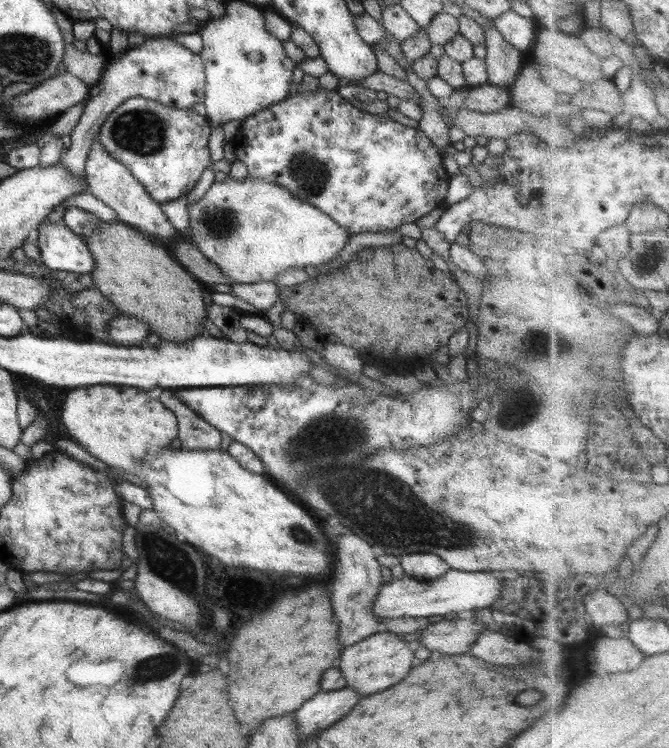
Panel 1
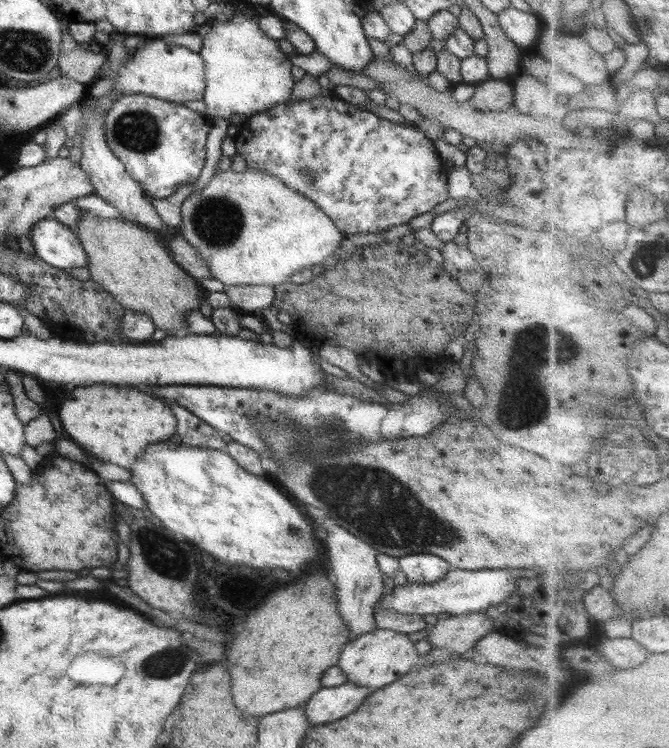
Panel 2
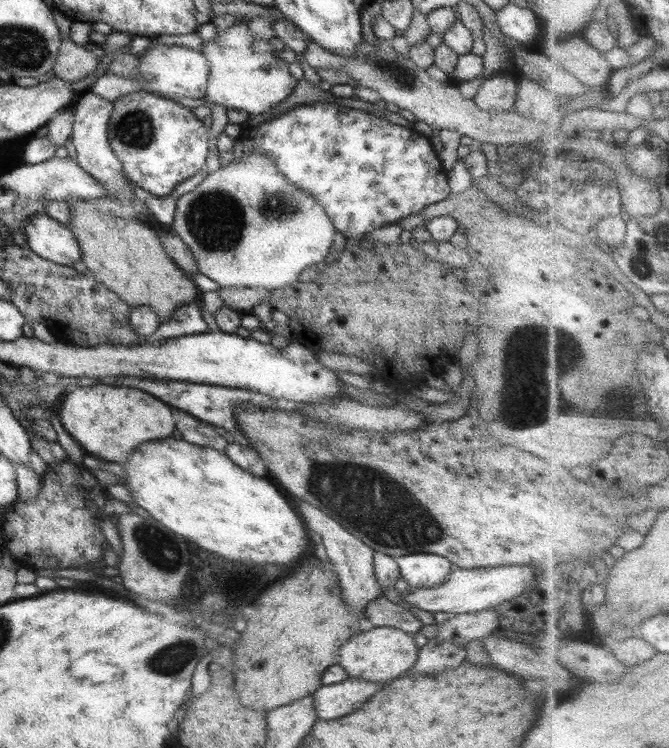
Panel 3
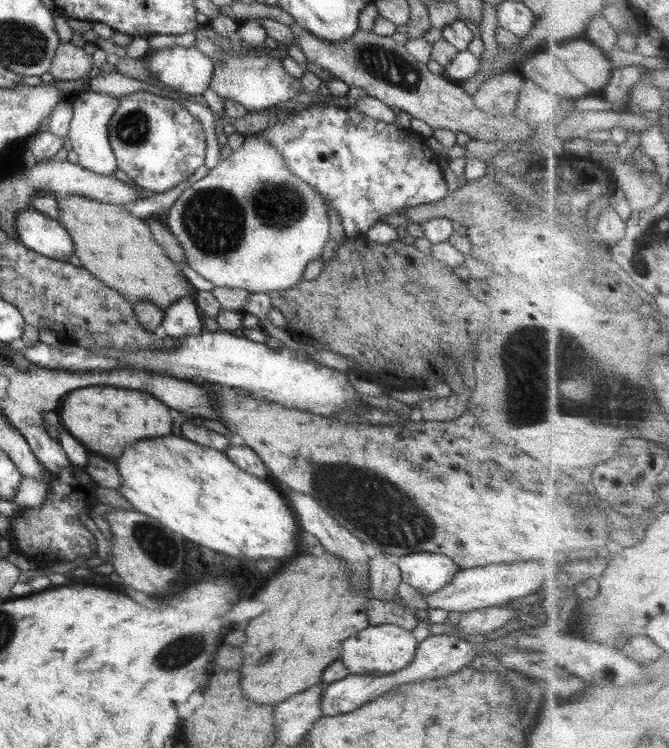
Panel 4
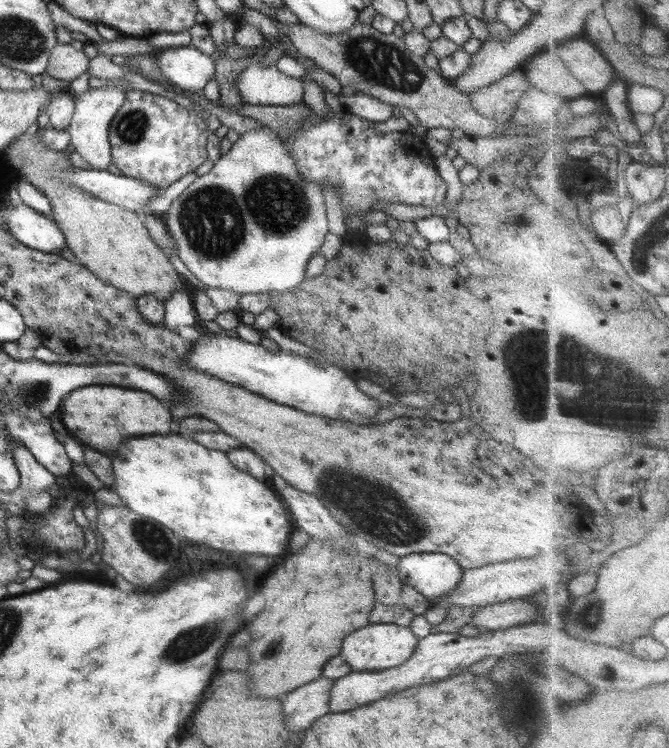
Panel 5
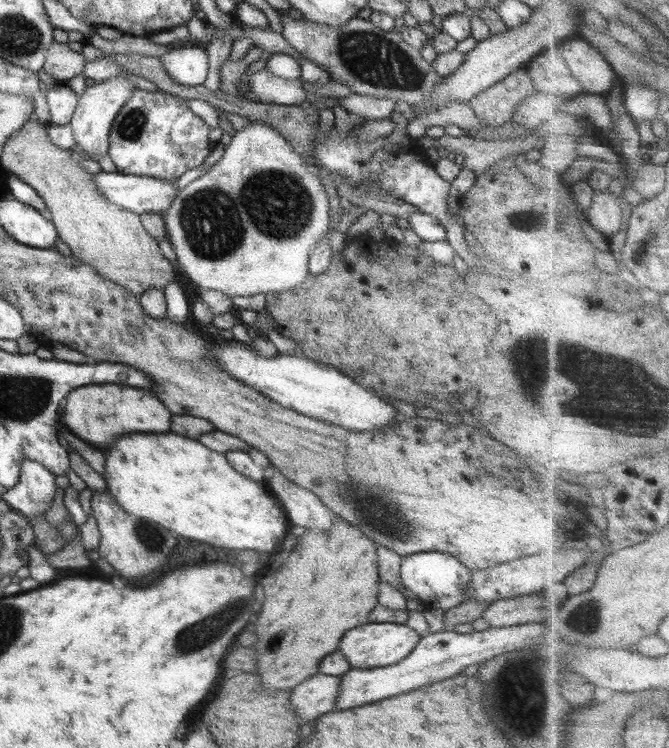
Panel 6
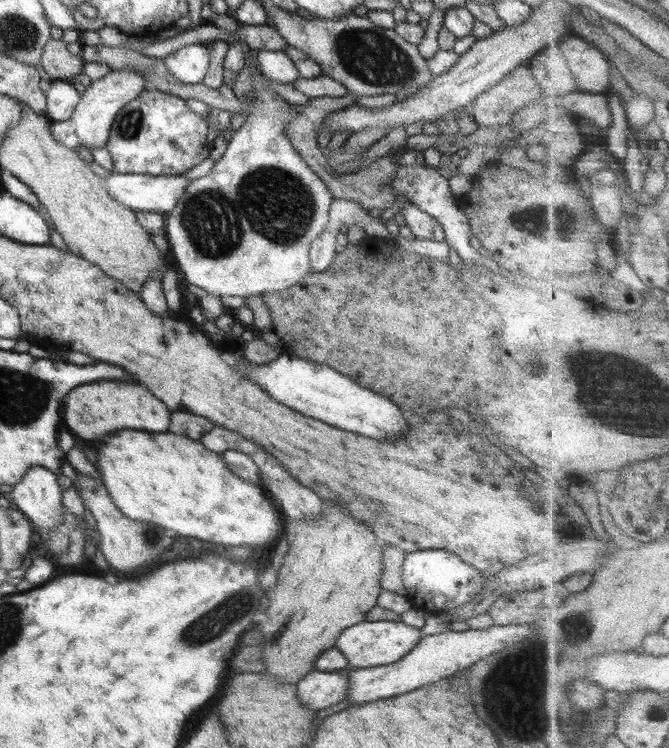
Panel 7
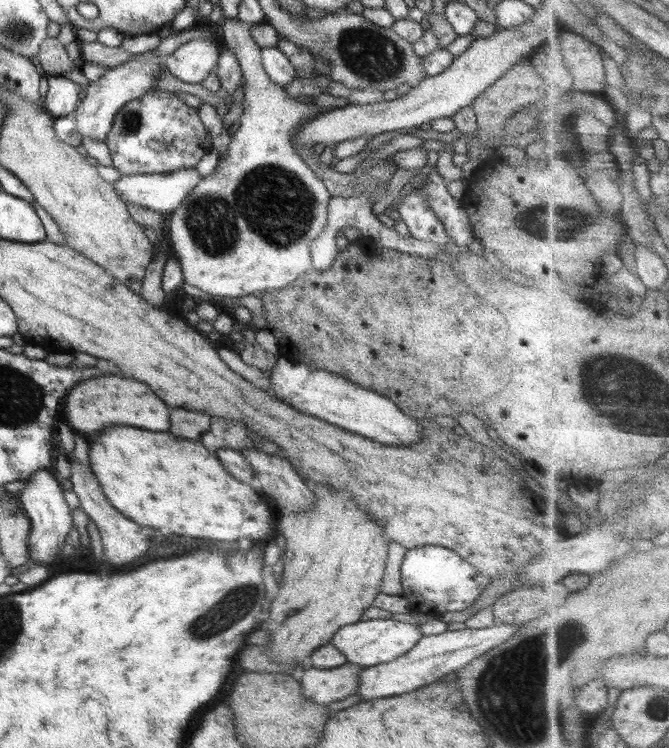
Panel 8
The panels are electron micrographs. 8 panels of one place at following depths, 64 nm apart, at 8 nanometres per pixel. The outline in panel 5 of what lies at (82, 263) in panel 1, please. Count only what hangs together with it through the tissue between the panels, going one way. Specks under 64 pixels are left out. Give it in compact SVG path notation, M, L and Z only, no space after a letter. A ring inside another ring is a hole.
M22 202L8 204L1 210L3 213L8 211L7 220L4 220L6 230L24 246L58 255L67 247L66 237L54 219L40 214Z

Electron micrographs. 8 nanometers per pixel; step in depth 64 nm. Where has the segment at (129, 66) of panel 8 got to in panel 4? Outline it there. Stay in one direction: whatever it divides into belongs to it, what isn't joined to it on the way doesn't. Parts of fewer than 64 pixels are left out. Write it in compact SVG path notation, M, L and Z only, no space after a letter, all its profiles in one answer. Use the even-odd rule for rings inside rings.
M92 90L83 91L73 100L73 117L67 134L72 142L72 150L78 154L78 164L105 176L114 176L118 169L116 155L109 141L109 122L120 105L120 96L108 96Z

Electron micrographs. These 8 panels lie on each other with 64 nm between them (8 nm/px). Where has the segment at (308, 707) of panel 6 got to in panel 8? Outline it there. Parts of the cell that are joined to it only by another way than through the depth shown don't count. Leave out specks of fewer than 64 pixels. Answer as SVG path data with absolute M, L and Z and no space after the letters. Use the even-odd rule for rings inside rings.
M346 662L338 668L328 668L322 670L322 668L312 667L310 665L304 668L299 675L299 682L302 684L302 692L308 700L316 702L316 704L330 704L331 702L338 702L350 694L356 694L358 689L358 673L362 671L364 667L358 666L358 664L352 664L352 662Z

